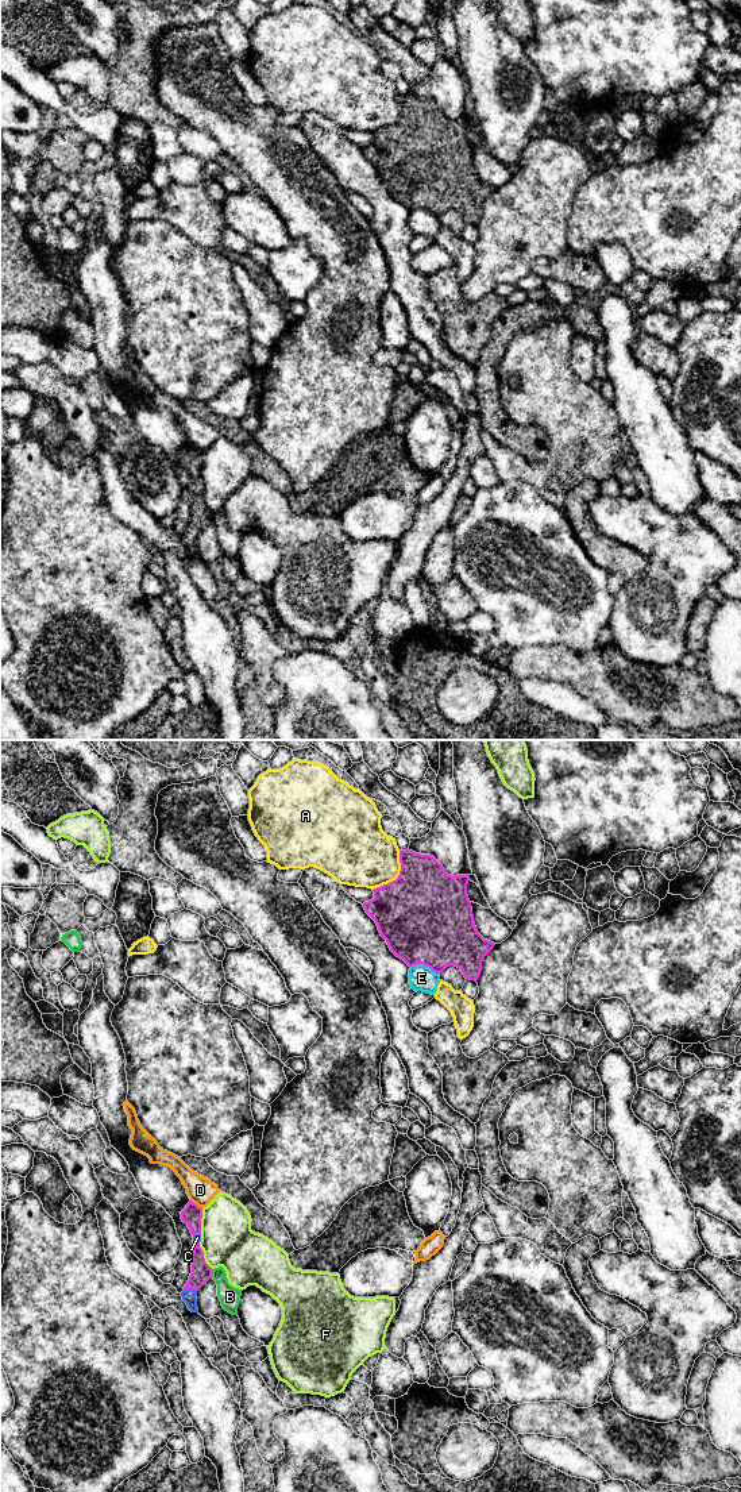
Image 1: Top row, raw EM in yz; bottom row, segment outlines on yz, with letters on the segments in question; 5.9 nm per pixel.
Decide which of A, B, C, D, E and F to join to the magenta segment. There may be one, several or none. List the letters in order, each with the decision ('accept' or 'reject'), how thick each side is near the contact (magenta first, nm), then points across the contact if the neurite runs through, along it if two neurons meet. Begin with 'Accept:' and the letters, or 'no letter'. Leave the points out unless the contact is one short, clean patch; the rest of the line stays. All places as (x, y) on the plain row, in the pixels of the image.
Accept: C
A: reject | 500/380 nm
B: reject | 120/130 nm | along yz (211, 513), (212, 520)
C: accept | 120/80 nm
D: reject | 120/160 nm
E: reject | 500/160 nm
F: reject | 120/320 nm

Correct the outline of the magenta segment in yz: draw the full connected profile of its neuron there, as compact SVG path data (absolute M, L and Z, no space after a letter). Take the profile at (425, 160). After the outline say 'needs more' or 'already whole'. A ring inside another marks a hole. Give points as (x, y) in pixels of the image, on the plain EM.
M409 93L400 95L400 107L398 122L374 132L374 142L363 147L390 194L409 211L424 208L441 217L455 209L466 223L476 225L482 205L495 188L476 174L467 139L470 119L448 119L433 100Z; already whole

